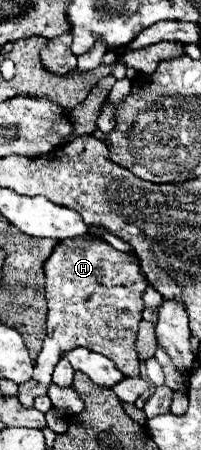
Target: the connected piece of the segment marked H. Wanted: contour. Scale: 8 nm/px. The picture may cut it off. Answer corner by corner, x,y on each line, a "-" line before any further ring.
85,234
63,240
43,264
47,296
47,336
35,362
33,378
19,386
23,406
33,406
33,398
47,392
51,374
61,354
77,346
99,352
115,362
125,376
139,376
141,360
135,350
137,328
143,312
143,292
147,278
141,274
139,258
117,252
103,238

